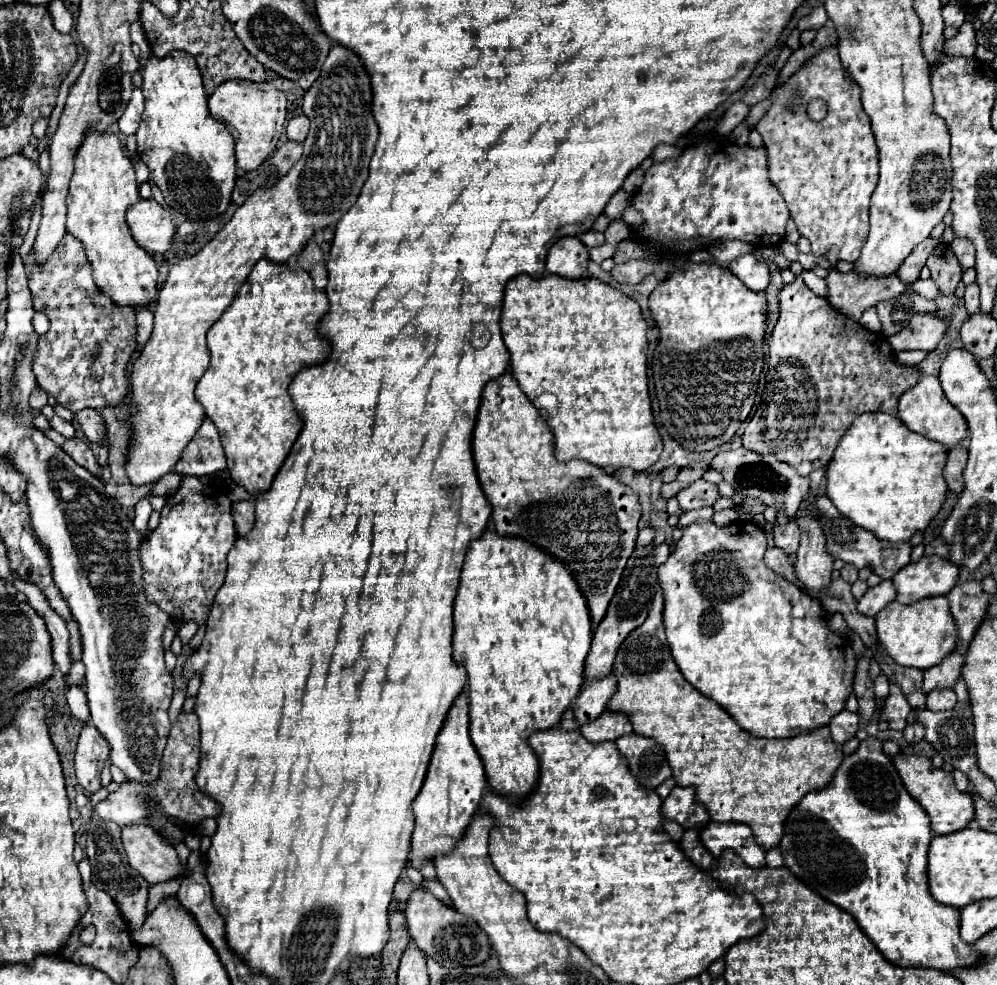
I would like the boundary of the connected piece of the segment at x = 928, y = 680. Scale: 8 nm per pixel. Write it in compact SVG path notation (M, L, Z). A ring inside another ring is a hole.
M952 652L940 664L936 664L936 668L924 670L924 678L922 678L924 692L930 692L934 688L948 688L948 686L952 688L954 682L960 678L962 662L964 662L962 654Z

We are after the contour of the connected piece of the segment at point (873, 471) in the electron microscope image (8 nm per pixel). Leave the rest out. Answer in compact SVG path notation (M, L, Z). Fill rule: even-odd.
M868 412L860 414L854 424L840 438L832 460L826 464L826 496L832 504L848 516L856 526L870 530L880 540L888 542L906 542L914 532L924 530L928 522L938 514L944 496L946 482L942 478L942 468L946 460L946 446L934 440L924 438L908 430L896 416L884 412Z

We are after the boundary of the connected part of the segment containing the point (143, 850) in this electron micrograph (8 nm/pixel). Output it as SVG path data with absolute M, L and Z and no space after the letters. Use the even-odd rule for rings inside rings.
M130 824L122 828L122 846L128 862L150 884L166 882L182 874L182 866L174 848L168 848L156 830L148 824Z

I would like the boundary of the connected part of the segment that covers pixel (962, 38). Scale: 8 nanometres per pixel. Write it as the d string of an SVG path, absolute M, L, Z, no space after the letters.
M964 22L964 24L960 26L958 34L956 34L952 40L948 40L948 42L944 44L944 52L946 52L948 56L974 58L976 46L978 46L978 42L976 42L976 32L974 32L972 24Z

